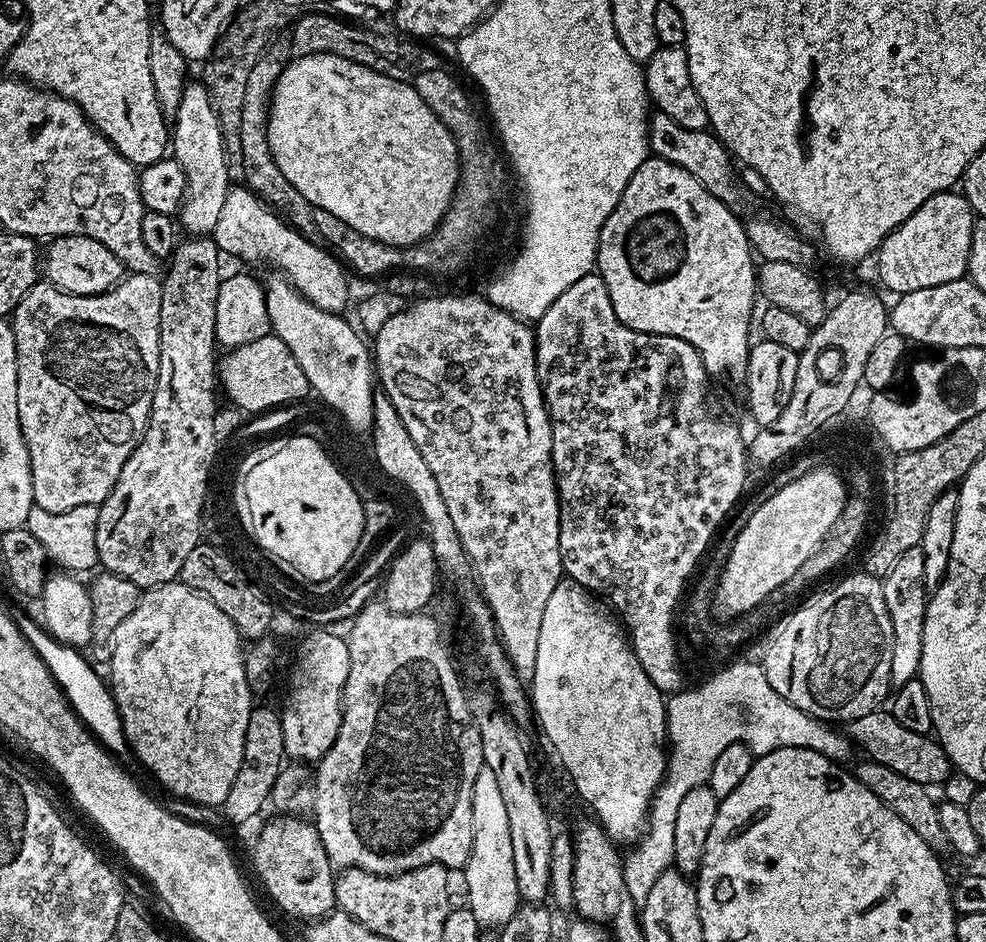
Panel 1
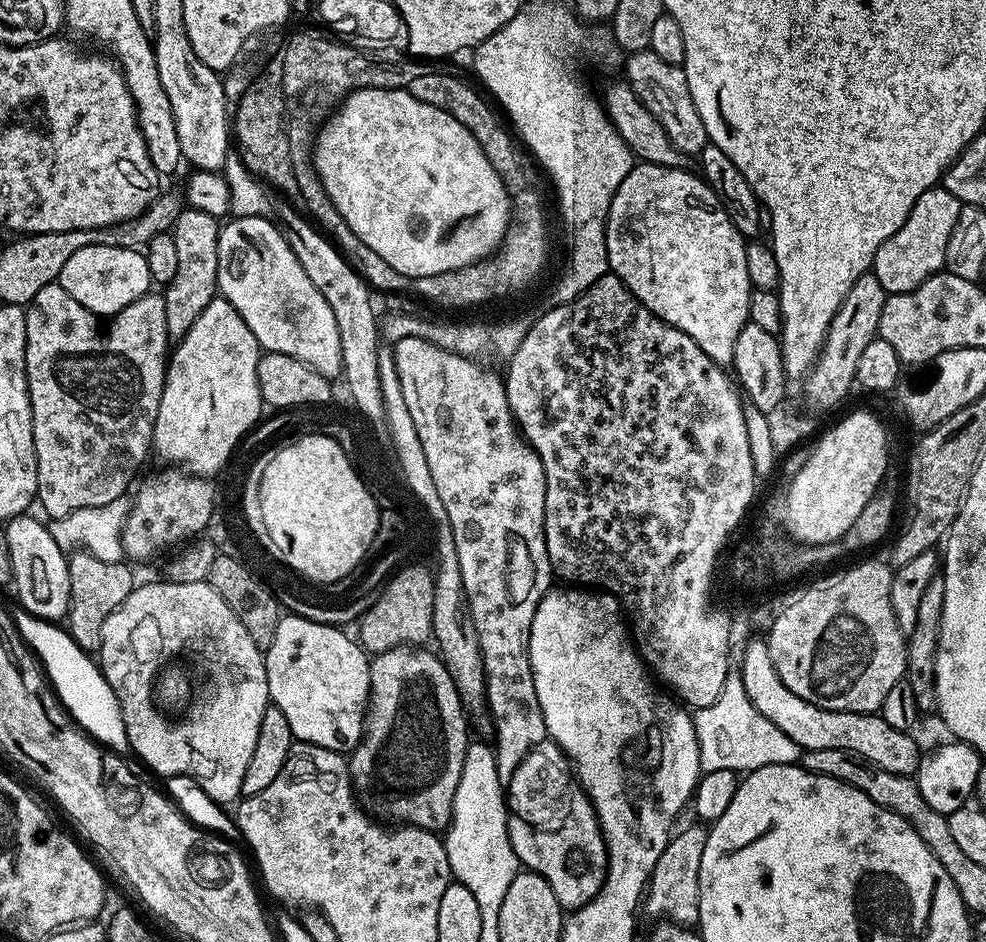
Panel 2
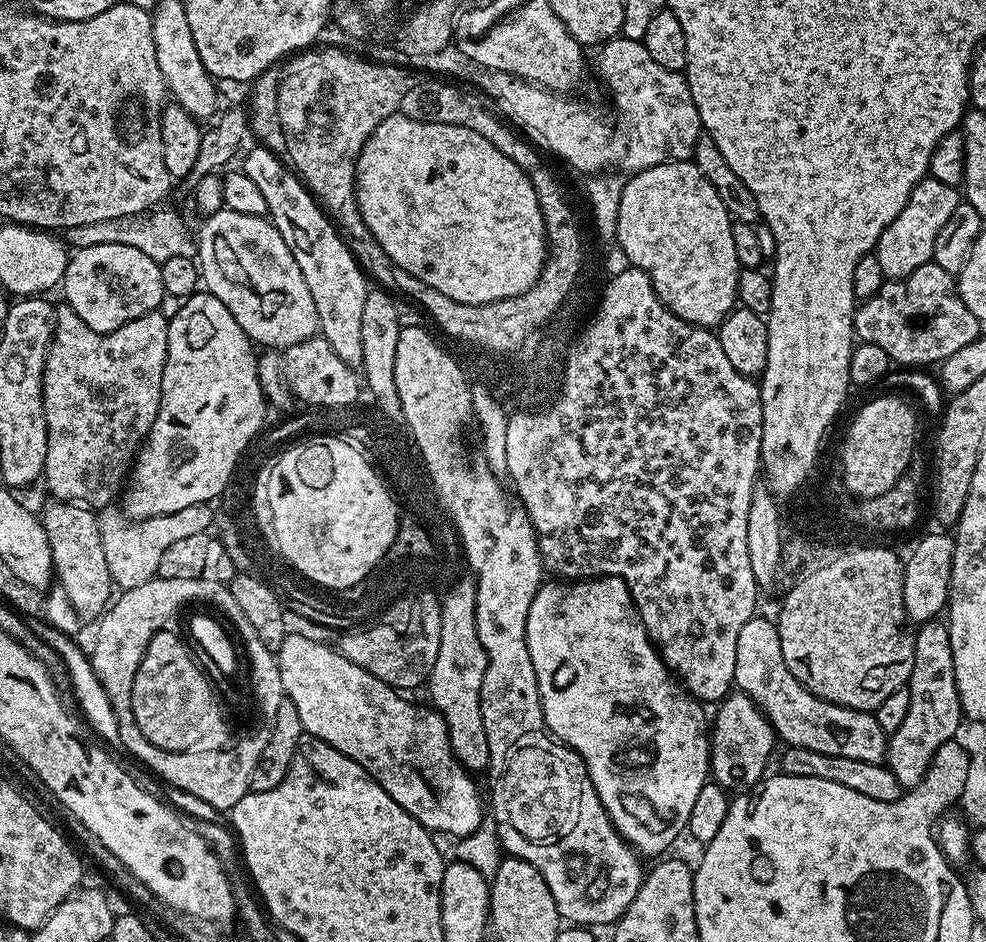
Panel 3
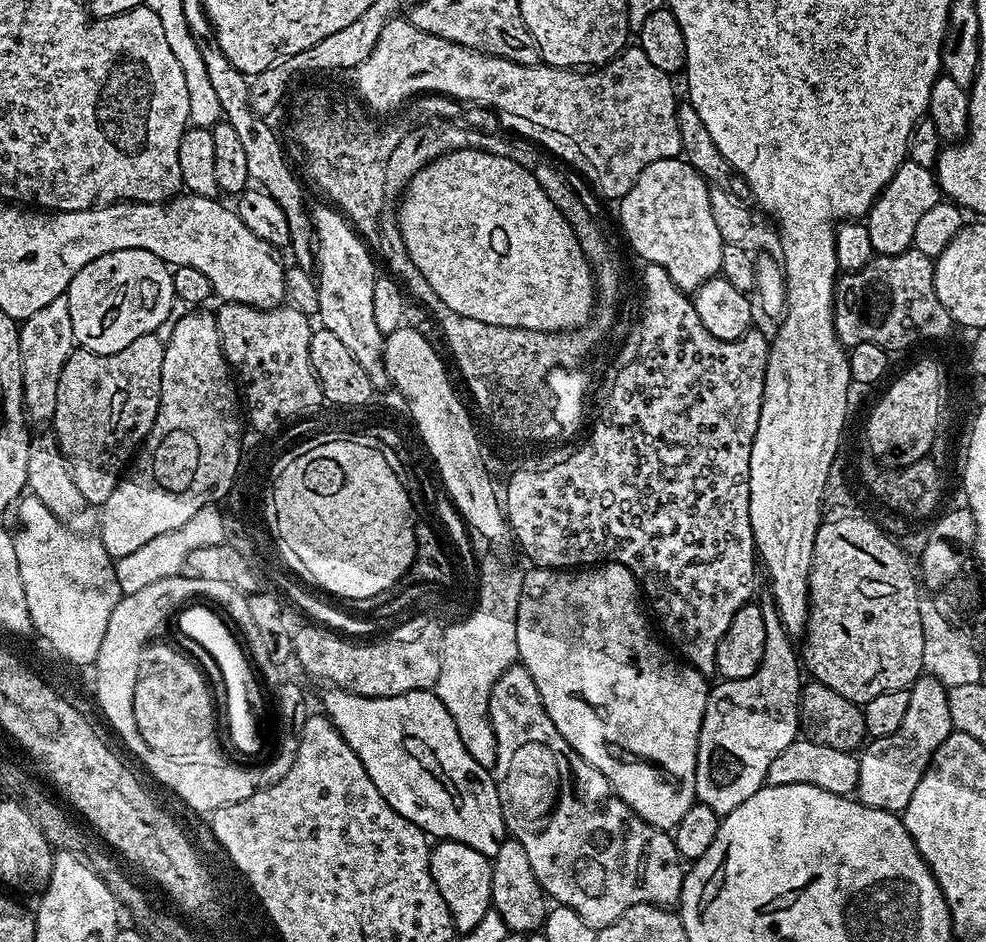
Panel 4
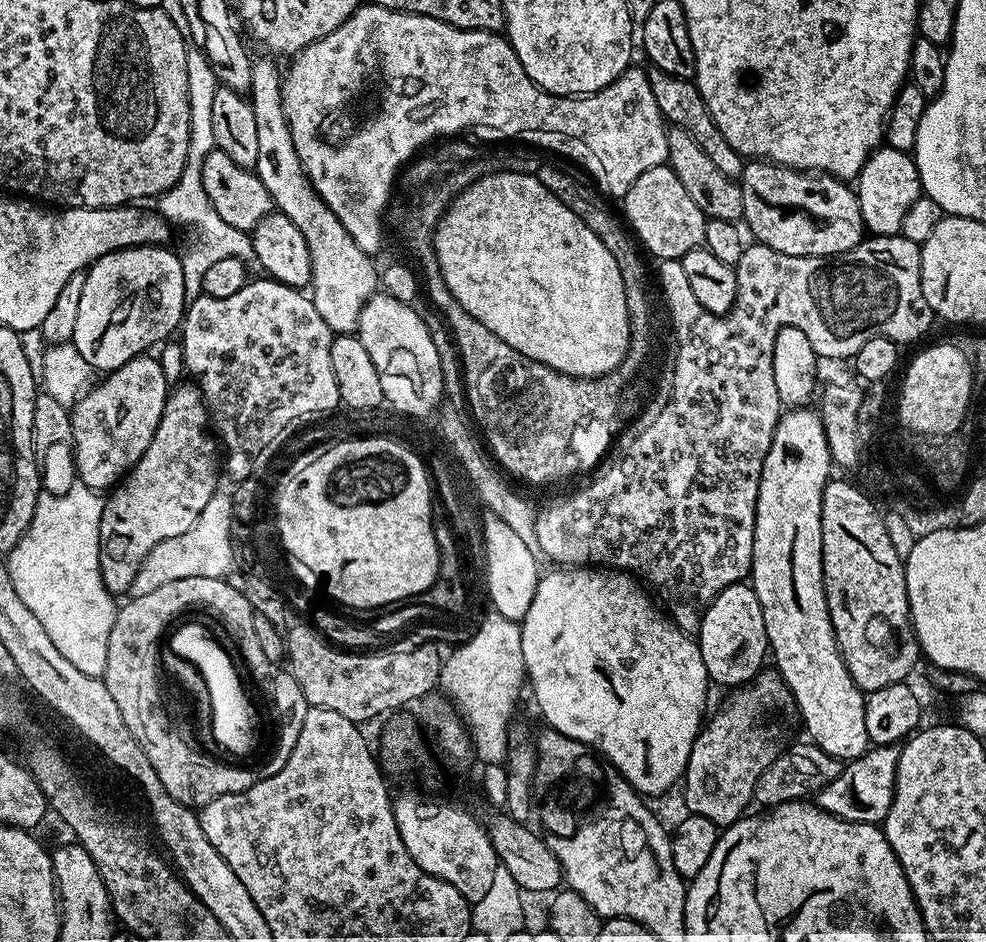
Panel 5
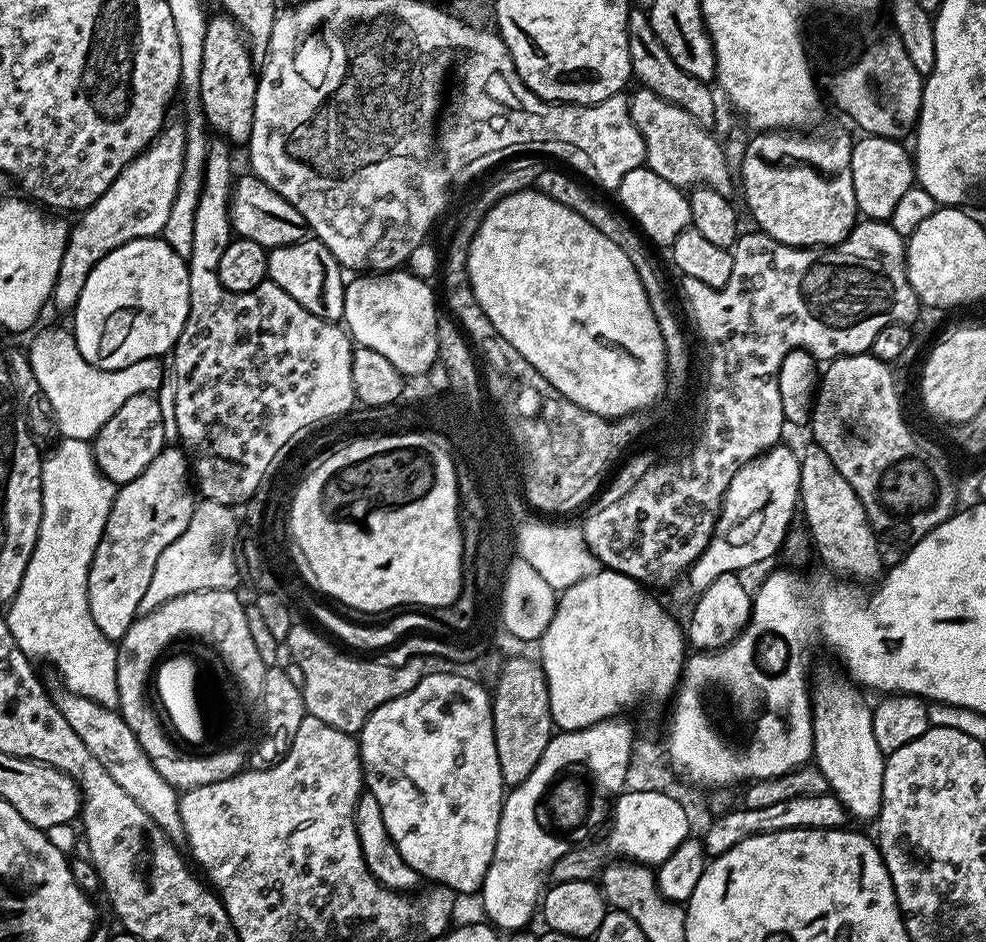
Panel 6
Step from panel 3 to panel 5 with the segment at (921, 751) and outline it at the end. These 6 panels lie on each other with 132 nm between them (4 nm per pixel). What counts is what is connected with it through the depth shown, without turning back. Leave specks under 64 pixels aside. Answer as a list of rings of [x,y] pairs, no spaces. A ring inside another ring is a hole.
[[[881,744],[869,747],[857,760],[847,761],[841,767],[838,778],[834,778],[834,782],[816,793],[815,804],[843,820],[883,825],[886,814],[890,814],[890,802],[894,802],[899,758],[900,748],[897,745]]]

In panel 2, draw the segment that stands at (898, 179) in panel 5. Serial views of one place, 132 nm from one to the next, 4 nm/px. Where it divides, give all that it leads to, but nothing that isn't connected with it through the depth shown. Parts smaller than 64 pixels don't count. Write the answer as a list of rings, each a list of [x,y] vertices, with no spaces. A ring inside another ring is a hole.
[[[943,186],[926,190],[926,194],[914,202],[914,210],[910,210],[906,222],[902,222],[898,231],[890,234],[882,246],[878,246],[872,263],[871,271],[876,273],[885,292],[912,292],[944,268],[946,246],[950,243],[950,234],[954,234],[961,207],[960,200]]]

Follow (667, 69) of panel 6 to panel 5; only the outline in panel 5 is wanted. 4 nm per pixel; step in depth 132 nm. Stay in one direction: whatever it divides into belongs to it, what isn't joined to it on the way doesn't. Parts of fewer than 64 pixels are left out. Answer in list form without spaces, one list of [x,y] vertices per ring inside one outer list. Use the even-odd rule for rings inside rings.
[[[649,67],[647,74],[650,90],[654,94],[654,102],[658,102],[658,110],[664,115],[665,121],[671,127],[687,130],[690,138],[694,138],[694,142],[698,142],[699,148],[704,151],[706,158],[710,158],[710,163],[715,168],[722,170],[722,174],[726,174],[726,178],[739,181],[740,176],[744,173],[745,157],[736,152],[734,146],[730,146],[730,142],[726,142],[726,137],[722,134],[722,130],[718,130],[714,118],[710,118],[710,110],[698,90],[695,79],[683,80],[674,74],[666,74],[662,69],[654,67]]]

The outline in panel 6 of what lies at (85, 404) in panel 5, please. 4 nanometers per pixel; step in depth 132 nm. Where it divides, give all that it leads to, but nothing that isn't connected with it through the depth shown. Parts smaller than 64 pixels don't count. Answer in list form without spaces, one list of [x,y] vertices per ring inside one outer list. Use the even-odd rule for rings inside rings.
[[[140,393],[136,397],[130,398],[128,402],[100,430],[98,430],[95,439],[91,441],[92,445],[92,452],[93,452],[93,458],[96,459],[96,465],[100,470],[100,473],[102,476],[104,476],[106,479],[110,479],[113,481],[113,483],[117,486],[121,484],[125,484],[126,482],[130,482],[134,478],[138,478],[138,474],[142,474],[142,470],[146,470],[146,466],[150,466],[150,462],[154,462],[154,458],[158,458],[158,454],[162,451],[164,451],[166,447],[166,441],[164,441],[164,416],[166,420],[166,412],[164,409],[164,412],[162,409],[160,409],[160,404],[158,401],[156,401],[157,397],[155,395],[149,394],[149,393]]]

